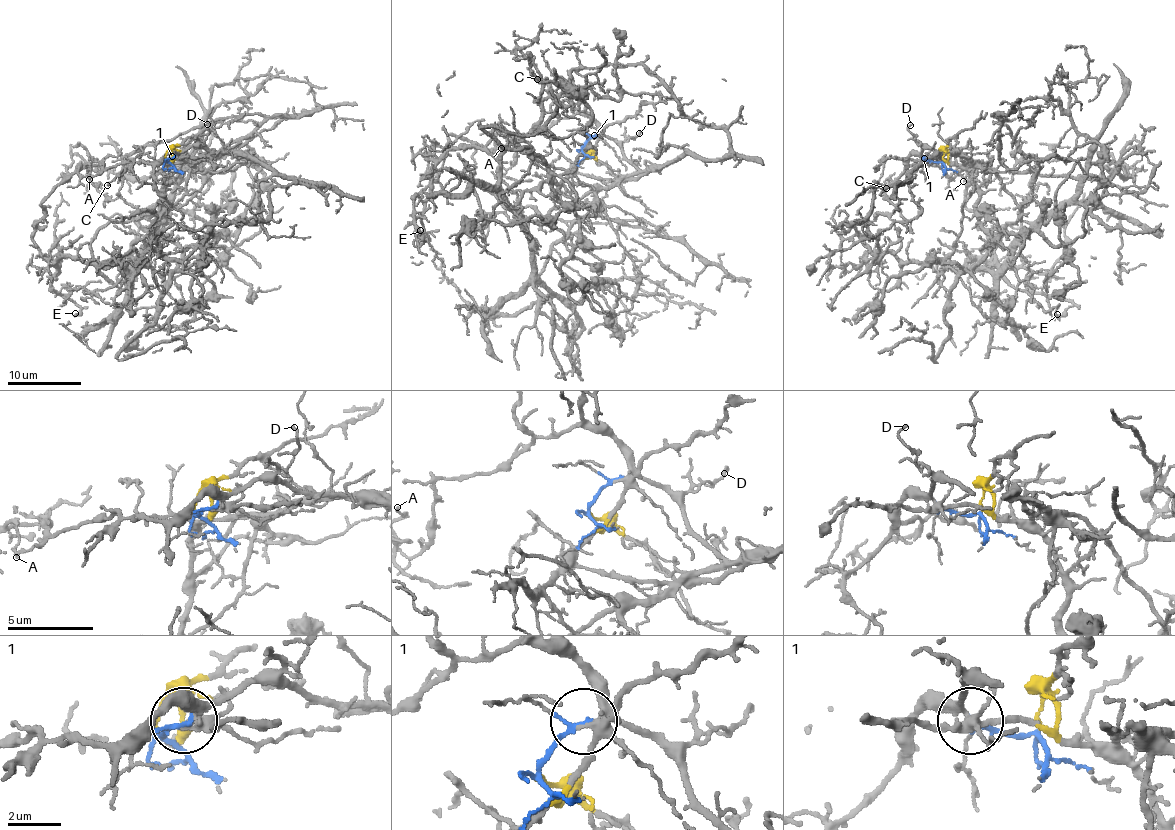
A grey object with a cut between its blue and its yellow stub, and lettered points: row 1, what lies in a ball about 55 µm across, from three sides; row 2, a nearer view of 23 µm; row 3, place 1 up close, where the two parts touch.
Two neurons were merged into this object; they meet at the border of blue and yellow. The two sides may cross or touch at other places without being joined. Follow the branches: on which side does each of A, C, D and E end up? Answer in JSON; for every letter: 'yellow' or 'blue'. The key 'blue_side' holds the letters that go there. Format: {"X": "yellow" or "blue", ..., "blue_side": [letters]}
{"A": "yellow", "C": "blue", "D": "blue", "E": "yellow", "blue_side": ["C", "D"]}

